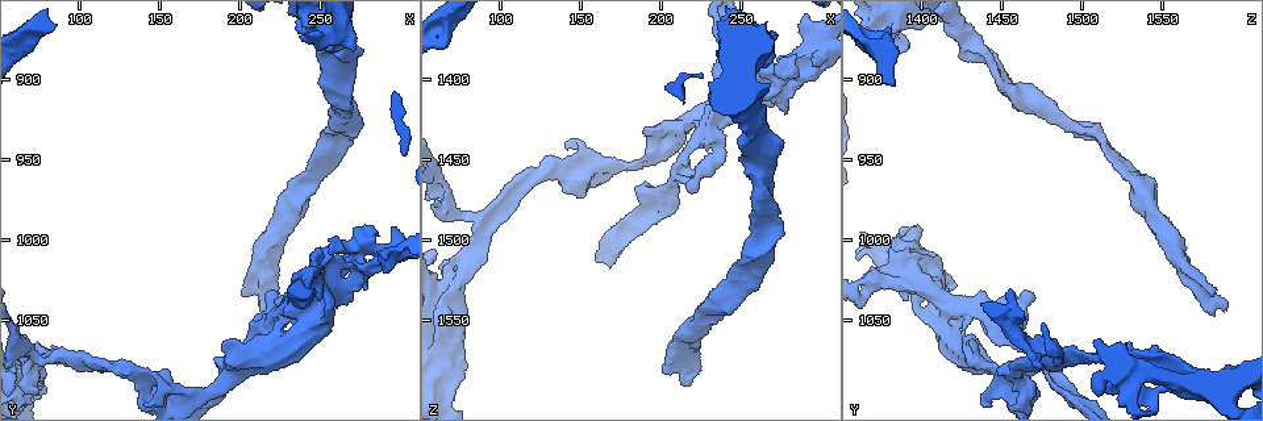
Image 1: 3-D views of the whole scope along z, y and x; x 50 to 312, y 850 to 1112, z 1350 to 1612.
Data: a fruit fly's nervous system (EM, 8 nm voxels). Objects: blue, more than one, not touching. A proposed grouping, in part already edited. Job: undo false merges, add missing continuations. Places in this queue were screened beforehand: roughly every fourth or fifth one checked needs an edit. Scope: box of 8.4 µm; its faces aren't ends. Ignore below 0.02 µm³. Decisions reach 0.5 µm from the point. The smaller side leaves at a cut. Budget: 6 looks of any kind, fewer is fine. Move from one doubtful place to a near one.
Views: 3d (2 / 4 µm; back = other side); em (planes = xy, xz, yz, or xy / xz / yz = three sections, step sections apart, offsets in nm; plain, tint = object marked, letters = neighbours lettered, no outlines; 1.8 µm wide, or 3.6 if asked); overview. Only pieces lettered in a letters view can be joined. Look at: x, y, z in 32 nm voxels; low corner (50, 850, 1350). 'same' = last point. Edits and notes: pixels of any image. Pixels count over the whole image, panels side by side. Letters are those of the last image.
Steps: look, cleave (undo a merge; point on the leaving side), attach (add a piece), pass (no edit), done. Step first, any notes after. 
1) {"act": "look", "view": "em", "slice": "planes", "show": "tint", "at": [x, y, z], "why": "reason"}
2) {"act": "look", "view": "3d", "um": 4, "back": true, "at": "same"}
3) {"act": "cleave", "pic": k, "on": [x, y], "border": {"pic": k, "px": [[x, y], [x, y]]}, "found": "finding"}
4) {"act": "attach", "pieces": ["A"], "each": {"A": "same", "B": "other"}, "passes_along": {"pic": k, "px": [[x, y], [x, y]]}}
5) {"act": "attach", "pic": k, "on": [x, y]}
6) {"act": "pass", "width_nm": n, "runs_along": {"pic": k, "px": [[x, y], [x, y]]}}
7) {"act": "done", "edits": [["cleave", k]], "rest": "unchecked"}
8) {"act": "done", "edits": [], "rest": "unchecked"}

{"act": "look", "view": "em", "slice": "xz", "step": 8, "show": "tint", "at": [214, 1048, 1460], "why": "touches itself"}

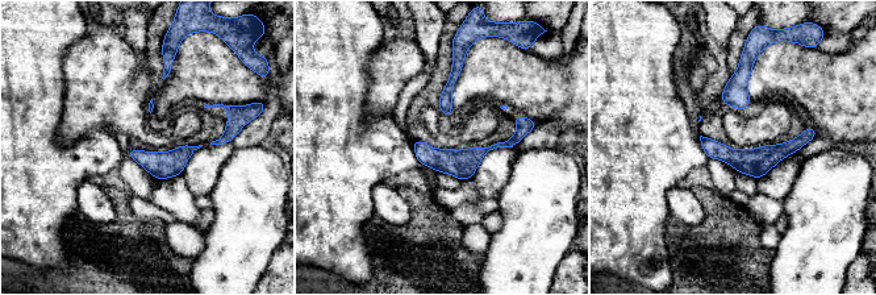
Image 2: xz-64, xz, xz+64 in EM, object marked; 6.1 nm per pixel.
{"act": "look", "view": "em", "slice": "planes", "show": "letters", "at": "same"}

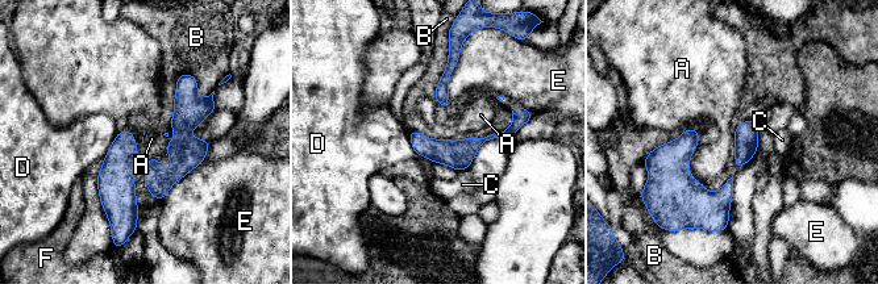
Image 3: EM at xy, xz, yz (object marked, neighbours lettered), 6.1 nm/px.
{"act": "pass", "width_nm": 140, "each": {"A": "other", "B": "other", "C": "other", "D": "other", "E": "other", "F": "other"}, "found": "one neuron here"}

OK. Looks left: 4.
{"act": "look", "view": "em", "slice": "planes", "show": "letters", "at": [270, 924, 1502], "why": "an open end"}

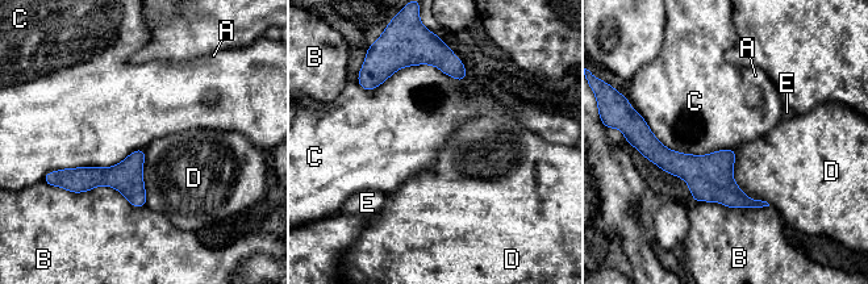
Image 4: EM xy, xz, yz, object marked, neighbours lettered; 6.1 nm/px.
{"act": "pass", "each": {"A": "other", "B": "other", "C": "other", "D": "other", "E": "other"}, "found": "no lettered piece goes on from it"}

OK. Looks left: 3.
{"act": "look", "view": "3d", "um": 2, "at": [140, 1088, 1460], "why": "looks like a crossing"}

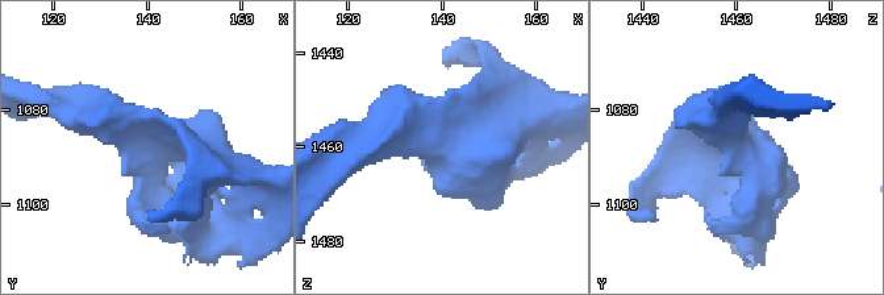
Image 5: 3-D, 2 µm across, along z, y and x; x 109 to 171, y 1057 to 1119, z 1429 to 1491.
{"act": "look", "view": "em", "um": 3.6, "slice": "planes", "show": "letters", "at": [141, 1086, 1461]}

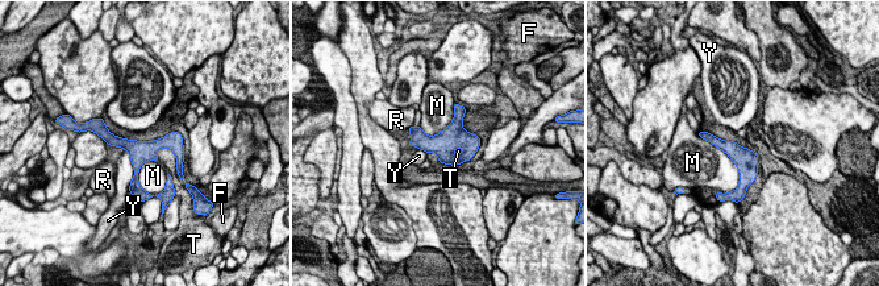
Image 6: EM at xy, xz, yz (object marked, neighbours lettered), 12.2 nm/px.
{"act": "pass", "width_nm": 260, "each": {"F": "other", "M": "other", "R": "other", "T": "other", "Y": "other"}, "runs_along": {"pic": 6, "px": [[108, 136], [132, 146], [170, 144], [180, 156]]}, "found": "one neuron here"}

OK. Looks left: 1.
{"act": "done", "edits": [], "rest": "unchecked"}

